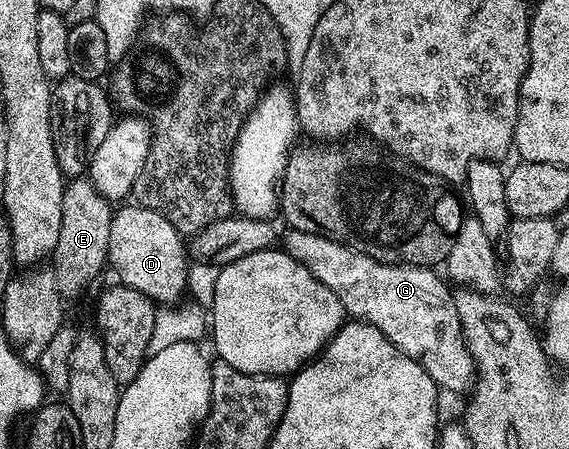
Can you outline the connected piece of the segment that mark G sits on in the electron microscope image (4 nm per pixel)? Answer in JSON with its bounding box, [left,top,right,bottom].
[286,229,475,391]

